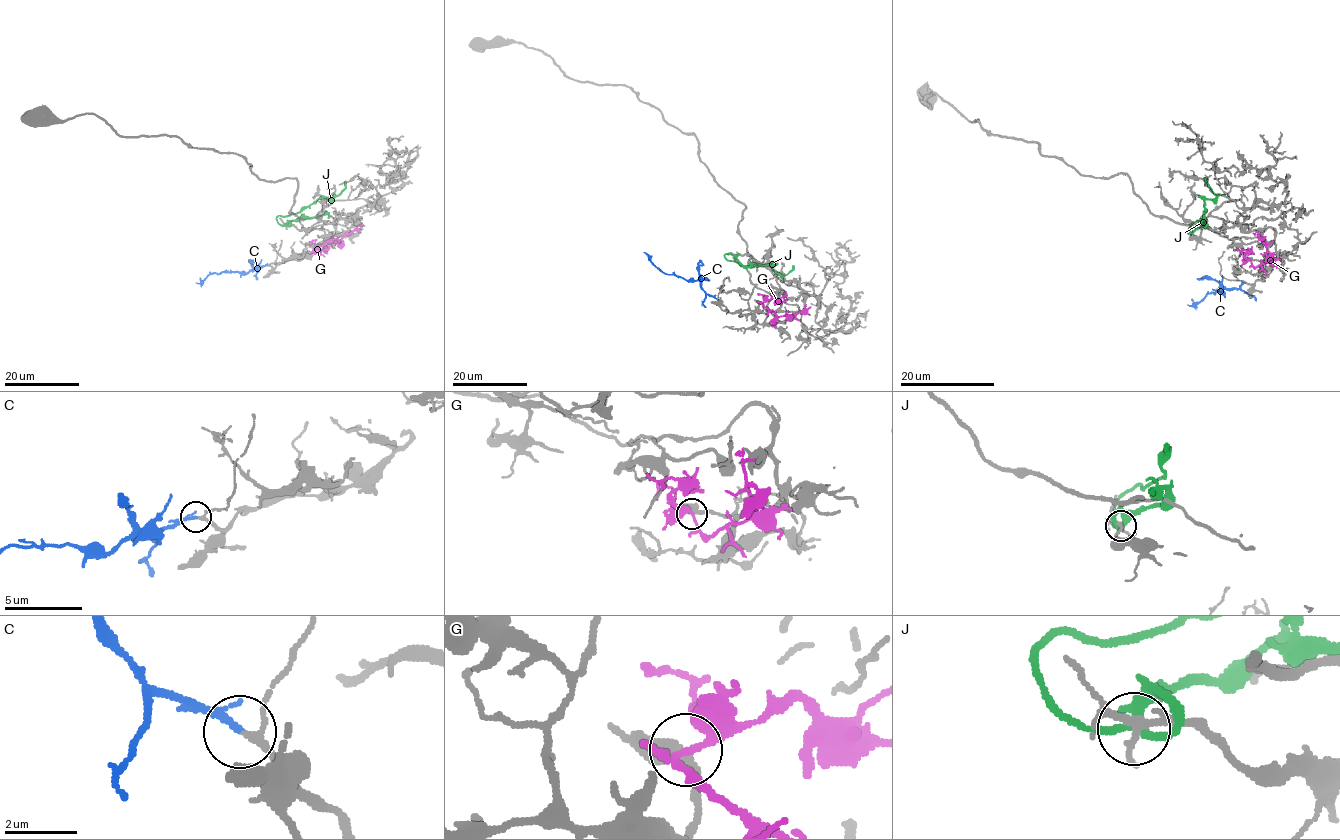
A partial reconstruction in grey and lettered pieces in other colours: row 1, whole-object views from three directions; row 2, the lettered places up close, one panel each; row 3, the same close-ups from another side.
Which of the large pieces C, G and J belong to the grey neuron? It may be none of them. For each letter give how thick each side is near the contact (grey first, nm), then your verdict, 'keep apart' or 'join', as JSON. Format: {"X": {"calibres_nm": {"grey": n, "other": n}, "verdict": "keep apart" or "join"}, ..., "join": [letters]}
{"C": {"calibres_nm": {"grey": 160, "other": 150}, "verdict": "join"}, "G": {"calibres_nm": {"grey": 360, "other": 180}, "verdict": "keep apart"}, "J": {"calibres_nm": {"grey": 160, "other": 260}, "verdict": "keep apart"}, "join": ["C"]}

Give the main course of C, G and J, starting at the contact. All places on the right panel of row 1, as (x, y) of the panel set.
C: (1245, 282), (1237, 288), (1222, 289), (1222, 293), (1212, 292), (1200, 301), (1187, 305)
G: (1250, 260), (1255, 267), (1268, 260), (1266, 245), (1255, 231)
J: (1192, 233), (1189, 227), (1205, 218), (1203, 200), (1216, 196), (1203, 177)

